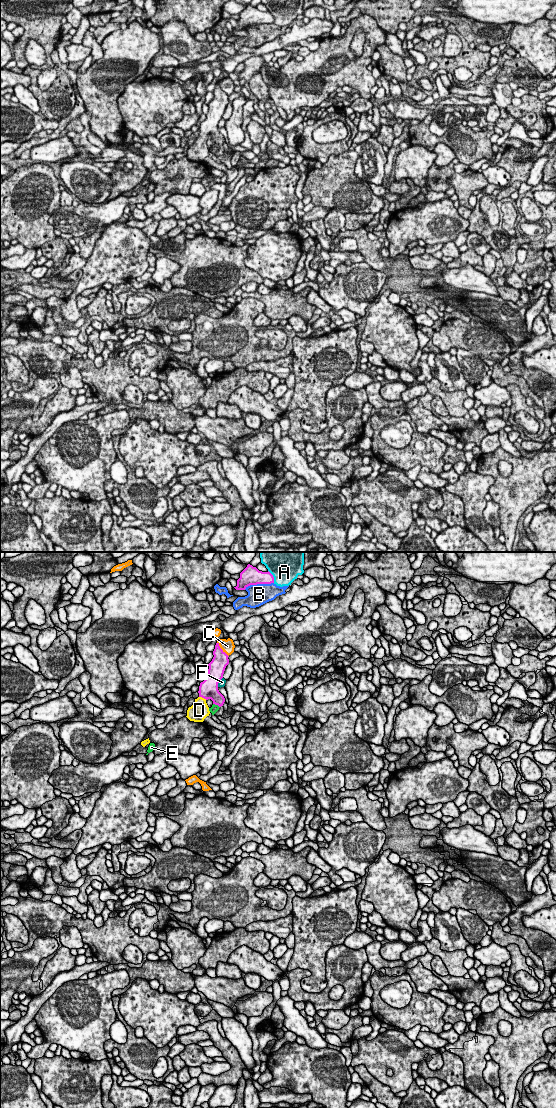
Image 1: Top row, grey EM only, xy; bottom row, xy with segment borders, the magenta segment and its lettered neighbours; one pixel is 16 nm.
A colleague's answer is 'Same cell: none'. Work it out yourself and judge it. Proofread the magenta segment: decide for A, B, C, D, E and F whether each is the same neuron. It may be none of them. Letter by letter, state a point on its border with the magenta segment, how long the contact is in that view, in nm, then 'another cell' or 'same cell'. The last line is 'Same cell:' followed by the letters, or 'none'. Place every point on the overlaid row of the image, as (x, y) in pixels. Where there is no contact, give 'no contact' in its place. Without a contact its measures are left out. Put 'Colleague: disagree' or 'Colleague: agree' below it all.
A: xy (272, 576) | 240 nm | another cell
B: xy (258, 583) | 500 nm | another cell
C: xy (221, 649) | 300 nm | another cell
D: xy (203, 697) | 140 nm | same cell
E: xy (216, 704) | 130 nm | another cell
F: xy (218, 682) | 180 nm | another cell
Same cell: D
Colleague: disagree

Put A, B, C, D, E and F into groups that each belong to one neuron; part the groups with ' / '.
A / B / C / D / E / F

